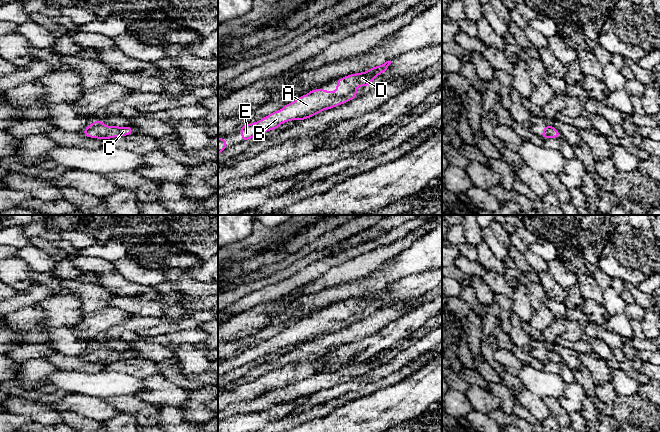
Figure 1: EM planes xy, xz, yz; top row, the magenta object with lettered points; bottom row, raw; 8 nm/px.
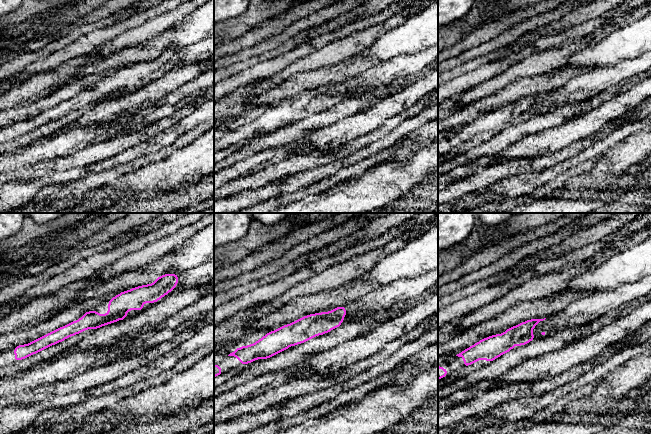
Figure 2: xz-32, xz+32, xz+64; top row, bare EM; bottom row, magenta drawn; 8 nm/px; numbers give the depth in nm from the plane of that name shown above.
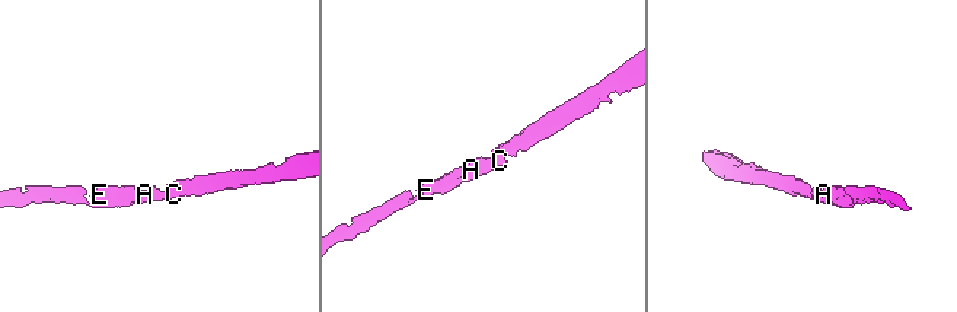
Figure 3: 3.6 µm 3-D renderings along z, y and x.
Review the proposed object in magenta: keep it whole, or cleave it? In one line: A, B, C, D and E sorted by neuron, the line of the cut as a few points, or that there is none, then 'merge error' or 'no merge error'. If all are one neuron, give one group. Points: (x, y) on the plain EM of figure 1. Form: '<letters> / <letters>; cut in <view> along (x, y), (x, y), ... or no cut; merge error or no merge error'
A B C D E; no cut; no merge error

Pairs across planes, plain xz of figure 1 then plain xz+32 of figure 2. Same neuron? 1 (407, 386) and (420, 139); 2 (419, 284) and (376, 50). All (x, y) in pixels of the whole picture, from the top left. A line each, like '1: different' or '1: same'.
1: different
2: different

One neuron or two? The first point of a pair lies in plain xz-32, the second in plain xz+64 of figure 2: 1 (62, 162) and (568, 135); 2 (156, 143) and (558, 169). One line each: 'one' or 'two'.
1: two
2: one

